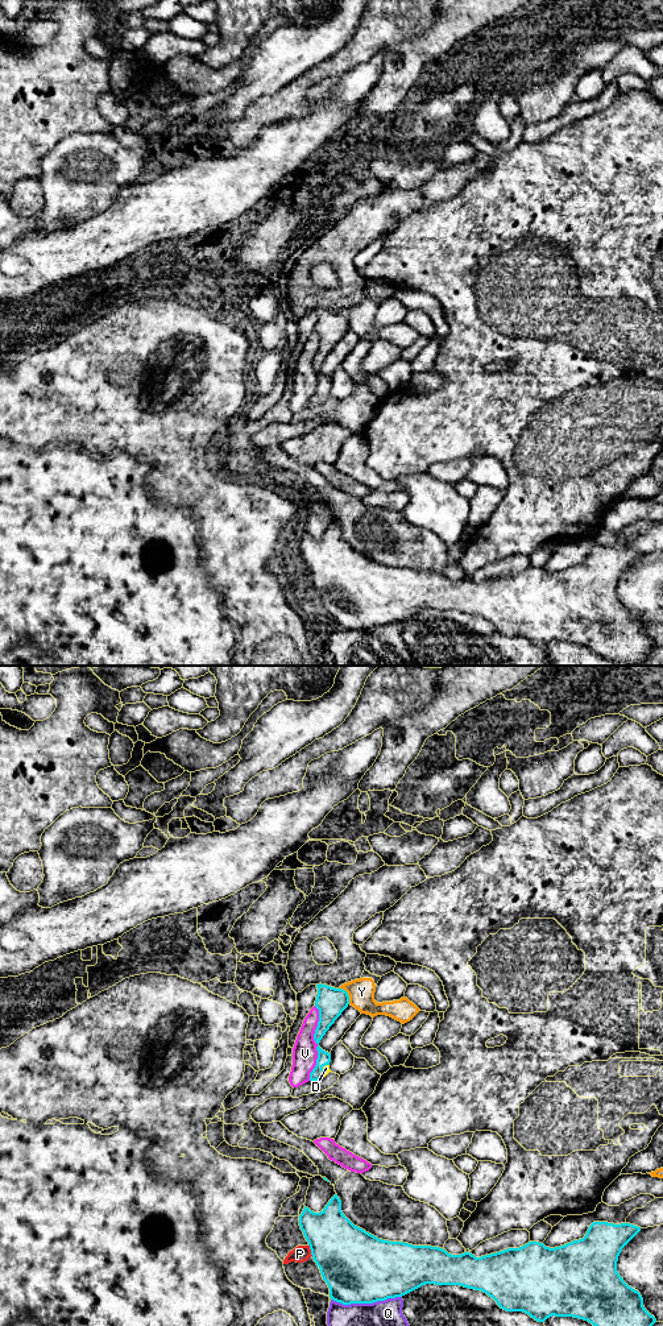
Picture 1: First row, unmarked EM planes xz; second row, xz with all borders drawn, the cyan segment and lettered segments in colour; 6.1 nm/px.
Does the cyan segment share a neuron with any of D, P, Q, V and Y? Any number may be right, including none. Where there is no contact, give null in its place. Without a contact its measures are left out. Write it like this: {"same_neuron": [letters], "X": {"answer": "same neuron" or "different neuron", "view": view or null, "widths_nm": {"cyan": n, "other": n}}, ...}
{"same_neuron": ["D"], "D": {"answer": "same neuron", "view": "xz", "widths_nm": {"cyan": 80, "other": 40}}, "P": {"answer": "different neuron", "view": "xz", "widths_nm": {"cyan": 380, "other": 100}}, "Q": {"answer": "different neuron", "view": "xz", "widths_nm": {"cyan": 440, "other": 440}}, "V": {"answer": "different neuron", "view": "xz", "widths_nm": {"cyan": 160, "other": 150}}, "Y": {"answer": "different neuron", "view": "xz", "widths_nm": {"cyan": 180, "other": 160}}}

